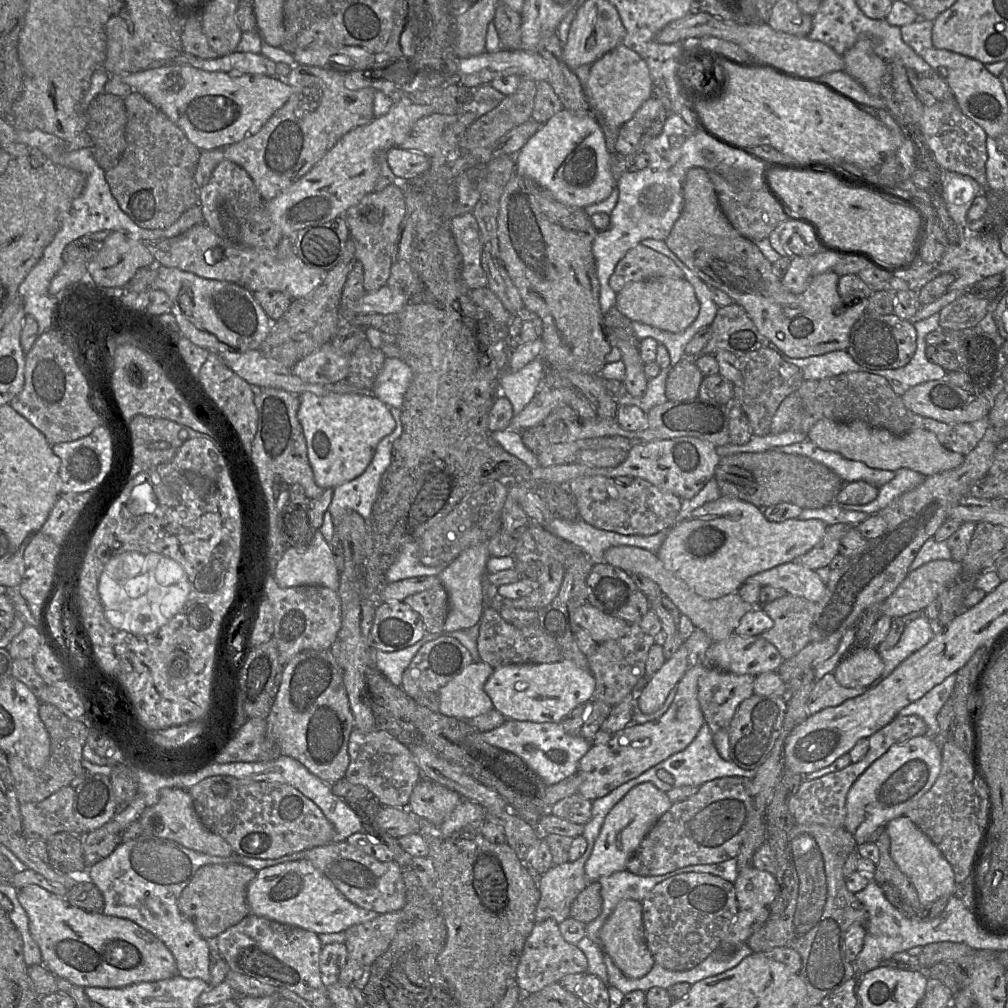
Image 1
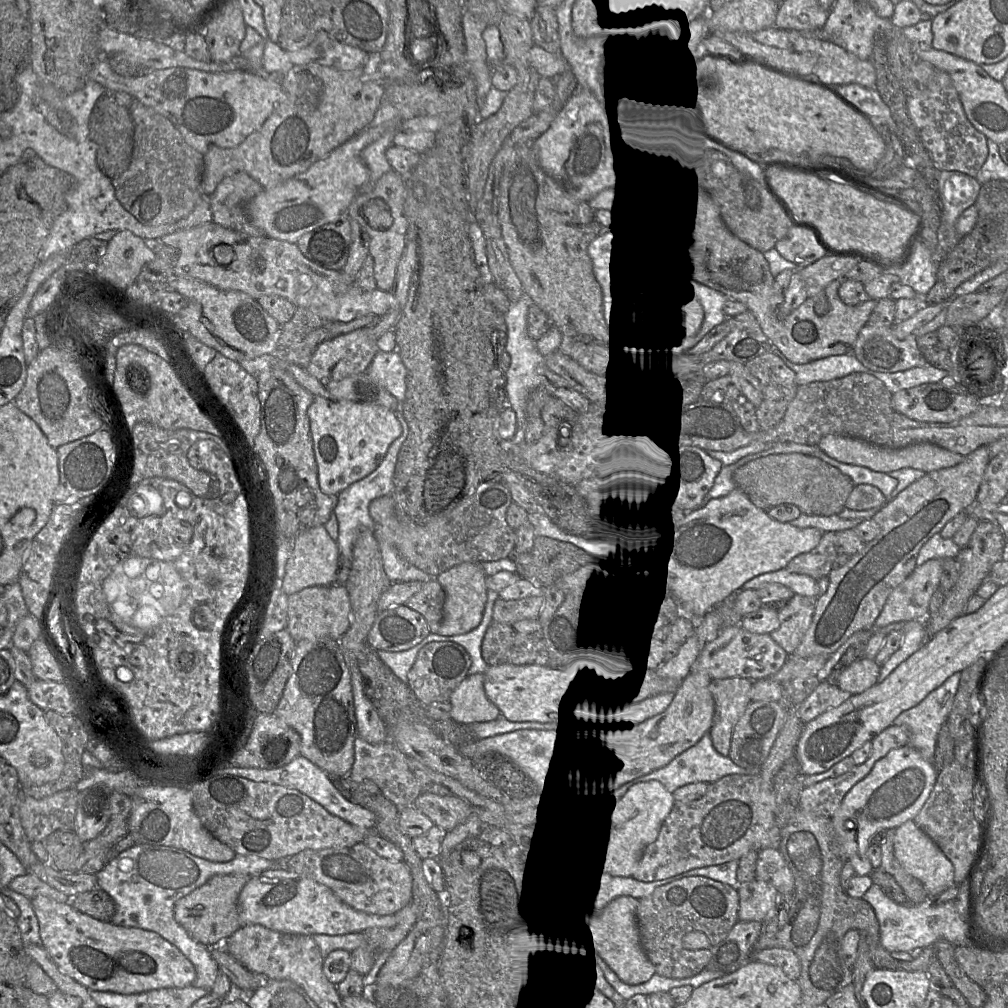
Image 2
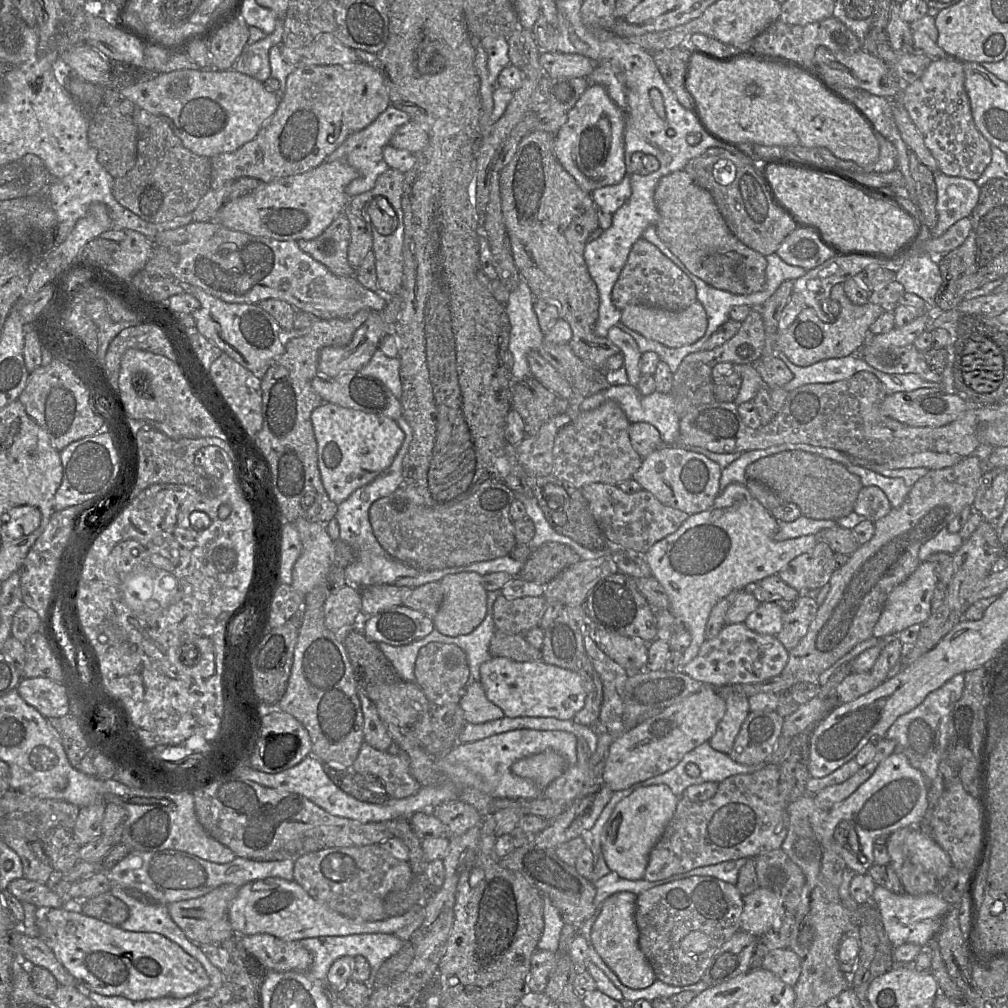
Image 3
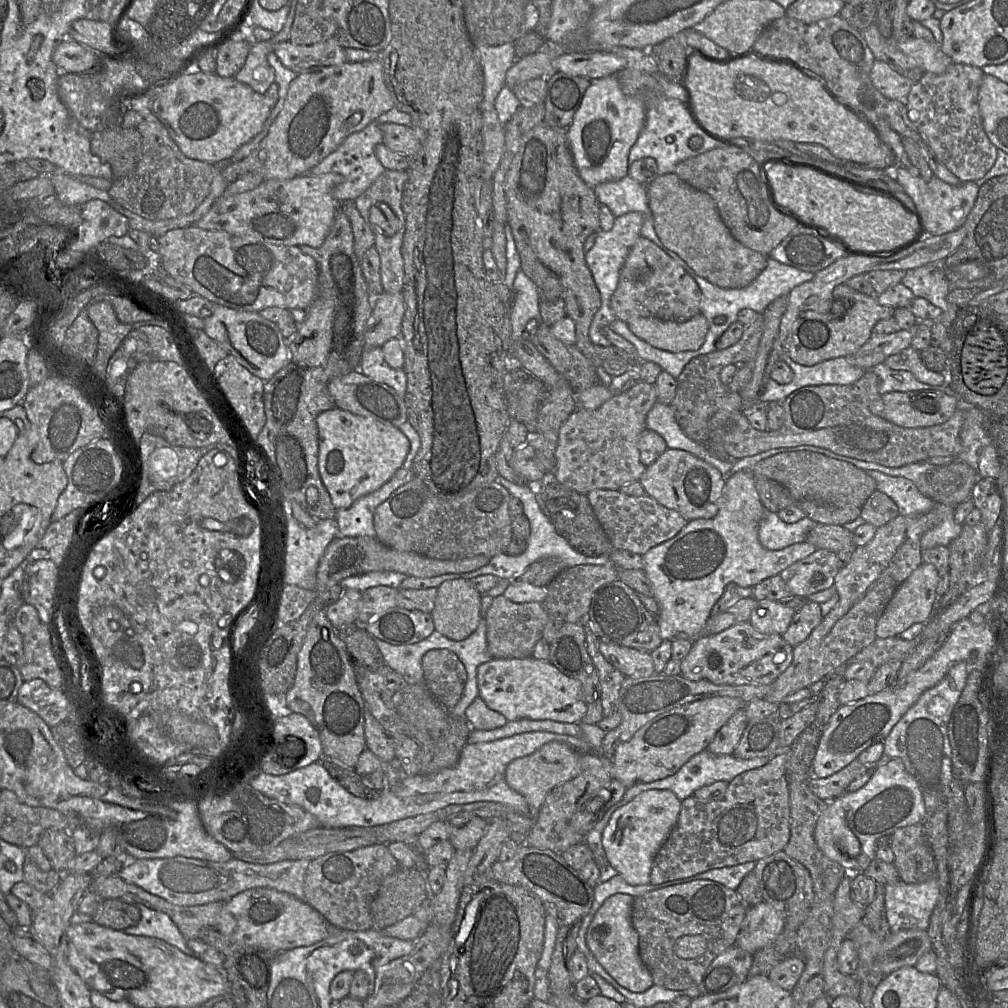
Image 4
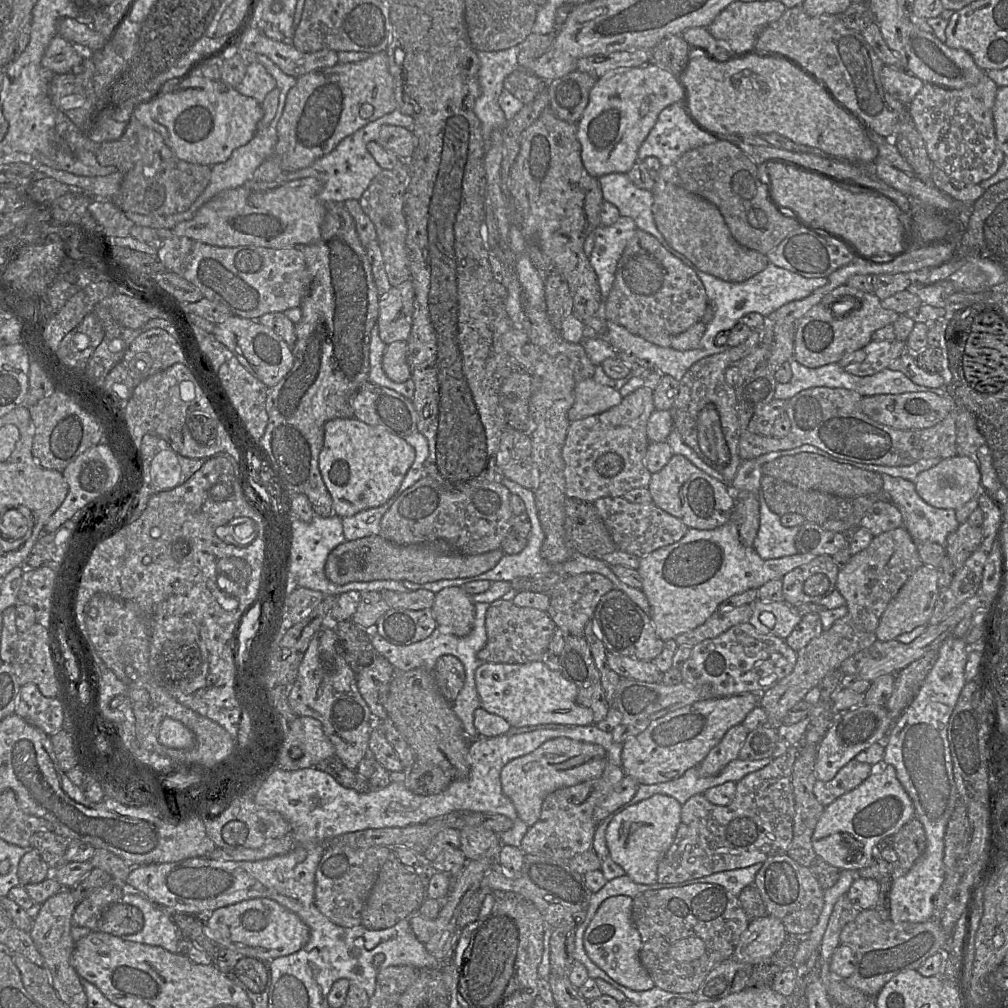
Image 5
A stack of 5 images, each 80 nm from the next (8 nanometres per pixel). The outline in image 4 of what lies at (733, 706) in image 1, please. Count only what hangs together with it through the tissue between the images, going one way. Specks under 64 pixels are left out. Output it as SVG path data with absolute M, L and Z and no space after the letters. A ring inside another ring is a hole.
M745 708L739 709L717 732L707 749L717 755L731 755L747 726Z

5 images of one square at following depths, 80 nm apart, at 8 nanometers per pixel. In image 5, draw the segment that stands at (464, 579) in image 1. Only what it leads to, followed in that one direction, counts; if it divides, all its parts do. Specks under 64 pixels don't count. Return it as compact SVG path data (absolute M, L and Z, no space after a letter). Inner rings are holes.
M462 587L444 588L436 594L432 614L443 633L465 637L472 631L475 604L471 596Z

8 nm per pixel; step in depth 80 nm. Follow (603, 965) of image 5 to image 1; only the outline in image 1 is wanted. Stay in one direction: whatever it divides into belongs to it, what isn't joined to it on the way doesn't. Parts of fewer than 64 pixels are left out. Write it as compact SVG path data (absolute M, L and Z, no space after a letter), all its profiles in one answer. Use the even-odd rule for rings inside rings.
M631 899L619 902L602 926L600 938L615 965L628 978L644 977L655 964L644 937L641 902Z

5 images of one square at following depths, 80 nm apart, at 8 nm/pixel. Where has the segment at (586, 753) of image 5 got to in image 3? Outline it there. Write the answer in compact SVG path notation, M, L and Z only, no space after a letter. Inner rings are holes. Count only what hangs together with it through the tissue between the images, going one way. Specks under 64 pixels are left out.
M552 750L523 758L511 766L514 775L532 781L541 790L545 790L566 769L566 760Z

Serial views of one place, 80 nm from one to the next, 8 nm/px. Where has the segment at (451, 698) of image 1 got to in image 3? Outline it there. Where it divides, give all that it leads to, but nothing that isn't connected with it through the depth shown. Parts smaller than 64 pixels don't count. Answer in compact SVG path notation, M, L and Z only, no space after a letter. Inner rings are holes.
M480 681L466 686L458 704L469 724L483 724L505 717L500 708L488 701Z

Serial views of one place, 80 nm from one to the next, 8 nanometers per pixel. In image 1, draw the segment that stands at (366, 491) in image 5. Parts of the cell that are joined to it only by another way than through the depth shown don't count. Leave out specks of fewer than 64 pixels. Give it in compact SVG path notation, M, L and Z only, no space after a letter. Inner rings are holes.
M304 392L299 396L298 420L307 443L307 455L314 481L322 489L336 487L359 477L370 464L379 442L393 432L396 423L388 406L371 393L329 393L317 395Z

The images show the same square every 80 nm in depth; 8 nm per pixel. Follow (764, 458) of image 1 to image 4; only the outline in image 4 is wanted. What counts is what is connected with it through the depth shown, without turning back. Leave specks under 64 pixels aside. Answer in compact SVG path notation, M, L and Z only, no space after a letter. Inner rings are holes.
M810 451L783 452L759 461L752 469L754 477L764 477L786 487L805 517L819 524L853 526L857 524L861 508L876 490L876 481L866 471L854 465Z

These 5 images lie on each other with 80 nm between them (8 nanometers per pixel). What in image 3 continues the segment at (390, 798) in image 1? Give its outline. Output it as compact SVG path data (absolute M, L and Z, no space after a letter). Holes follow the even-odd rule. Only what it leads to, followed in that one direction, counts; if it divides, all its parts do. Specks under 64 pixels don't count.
M365 741L351 767L355 774L371 774L379 777L386 794L392 799L404 799L415 795L422 787L408 772L407 761L398 751L379 751Z

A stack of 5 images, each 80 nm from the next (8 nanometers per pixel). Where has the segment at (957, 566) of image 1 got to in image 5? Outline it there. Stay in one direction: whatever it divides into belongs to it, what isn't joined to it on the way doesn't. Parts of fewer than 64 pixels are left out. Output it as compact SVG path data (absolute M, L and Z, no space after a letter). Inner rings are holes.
M922 565L904 583L883 612L876 629L880 641L890 641L911 632L920 625L927 625L939 596L937 568Z

